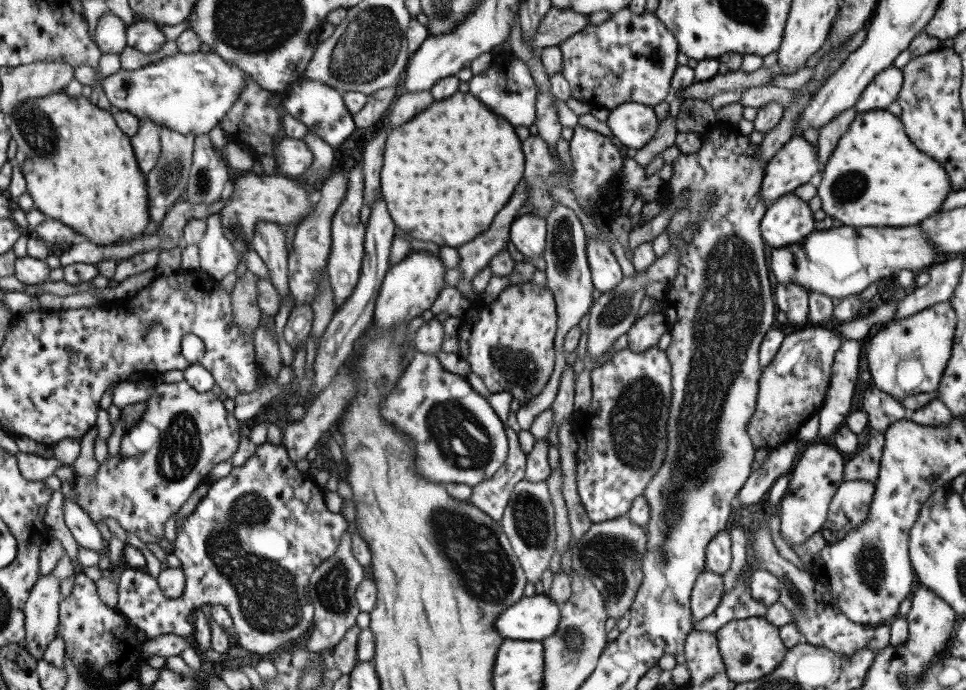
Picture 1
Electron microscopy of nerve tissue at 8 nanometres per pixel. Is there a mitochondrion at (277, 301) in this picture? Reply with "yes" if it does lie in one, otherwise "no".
no

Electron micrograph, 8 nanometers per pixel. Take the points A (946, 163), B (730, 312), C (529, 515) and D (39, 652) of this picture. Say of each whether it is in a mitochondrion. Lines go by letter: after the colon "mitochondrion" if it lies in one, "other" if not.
A: other
B: mitochondrion
C: mitochondrion
D: other

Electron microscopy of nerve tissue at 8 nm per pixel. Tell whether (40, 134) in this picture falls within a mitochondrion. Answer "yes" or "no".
yes

